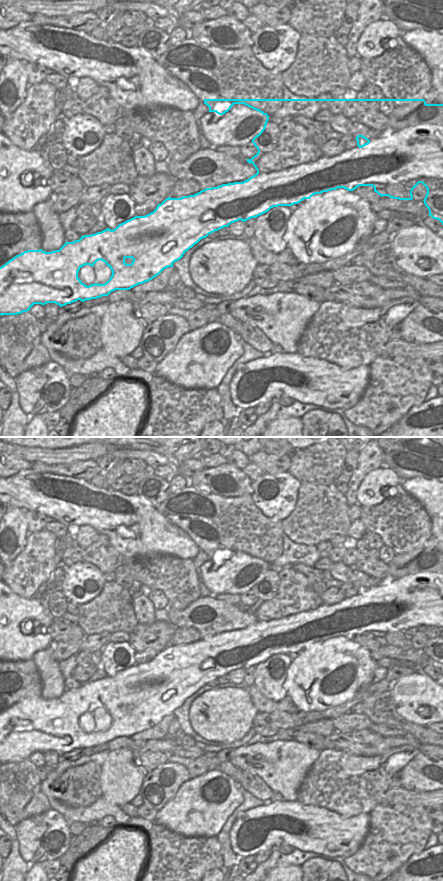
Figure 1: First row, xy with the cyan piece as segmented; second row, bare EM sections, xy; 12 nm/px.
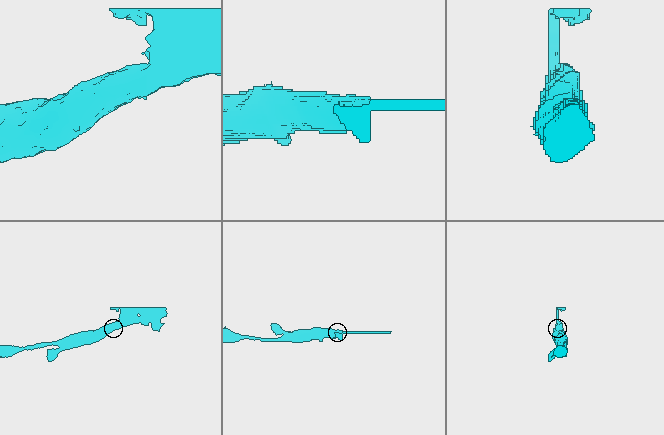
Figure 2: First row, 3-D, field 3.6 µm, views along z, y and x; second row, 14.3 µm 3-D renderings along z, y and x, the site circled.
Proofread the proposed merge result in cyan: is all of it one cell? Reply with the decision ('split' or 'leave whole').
split

